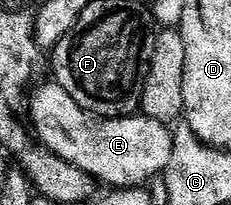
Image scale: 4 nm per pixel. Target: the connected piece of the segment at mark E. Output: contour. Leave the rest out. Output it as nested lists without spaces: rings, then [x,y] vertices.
[[[54,80],[48,82],[48,86],[41,87],[31,98],[31,118],[35,121],[36,130],[34,133],[47,149],[69,164],[81,168],[100,183],[108,182],[108,187],[111,188],[139,188],[147,184],[143,182],[149,181],[154,174],[156,177],[166,170],[168,156],[173,152],[175,143],[172,131],[166,125],[146,116],[112,118],[107,126],[103,126],[103,122],[91,122],[91,118],[83,118],[83,114],[79,114],[77,100],[73,100],[65,88],[61,88]]]

